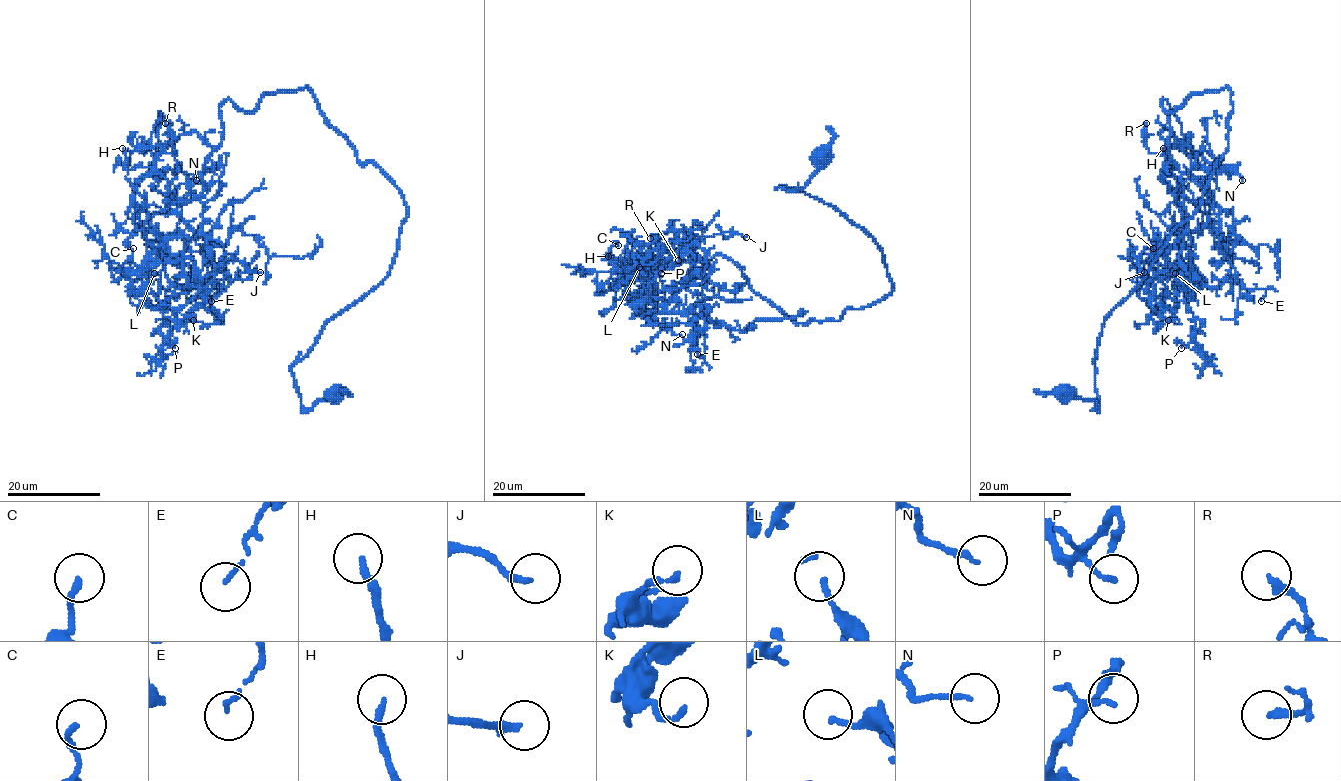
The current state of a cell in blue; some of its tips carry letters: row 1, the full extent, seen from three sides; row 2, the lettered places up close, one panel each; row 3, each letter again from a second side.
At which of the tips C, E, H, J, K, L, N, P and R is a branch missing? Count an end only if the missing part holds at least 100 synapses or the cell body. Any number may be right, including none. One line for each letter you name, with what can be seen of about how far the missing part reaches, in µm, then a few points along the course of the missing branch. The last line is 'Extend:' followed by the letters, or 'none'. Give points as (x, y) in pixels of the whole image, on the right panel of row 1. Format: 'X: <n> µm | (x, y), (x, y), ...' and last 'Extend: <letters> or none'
J: 45 µm | (1144, 272), (1144, 283), (1163, 306), (1195, 361), (1196, 351), (1171, 335), (1178, 322), (1184, 322)
Extend: J

